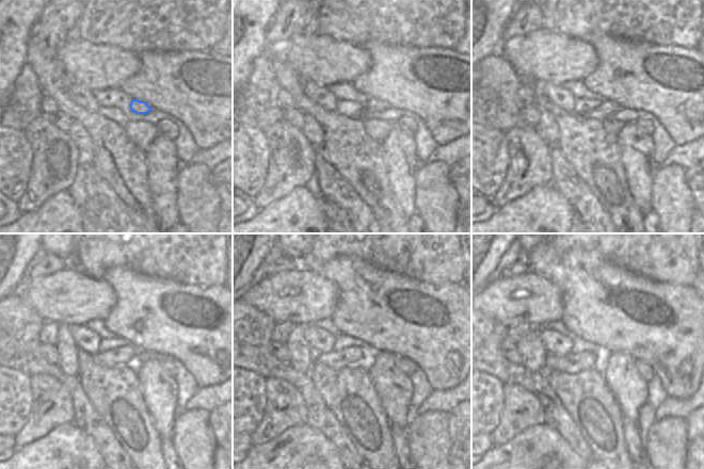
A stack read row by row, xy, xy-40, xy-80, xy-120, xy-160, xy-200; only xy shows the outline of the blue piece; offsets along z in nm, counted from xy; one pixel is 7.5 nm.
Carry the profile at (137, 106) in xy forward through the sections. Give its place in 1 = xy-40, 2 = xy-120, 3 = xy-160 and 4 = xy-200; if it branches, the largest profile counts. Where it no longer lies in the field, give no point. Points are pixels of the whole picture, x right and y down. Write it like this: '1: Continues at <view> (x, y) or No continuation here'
1: Continues at xy-40 (372, 104)
2: Continues at xy-120 (122, 355)
3: Continues at xy-160 (353, 356)
4: Continues at xy-200 (573, 362).

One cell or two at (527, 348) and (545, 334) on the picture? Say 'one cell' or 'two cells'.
two cells

